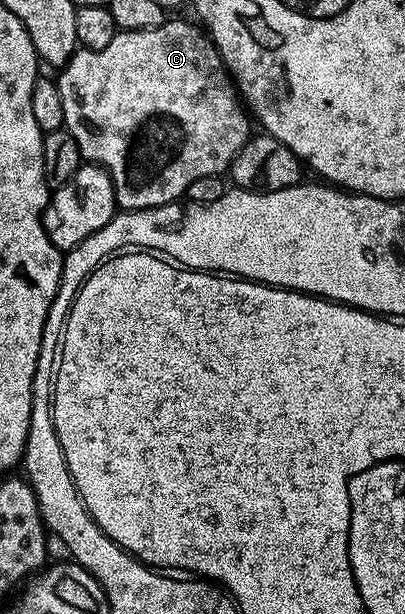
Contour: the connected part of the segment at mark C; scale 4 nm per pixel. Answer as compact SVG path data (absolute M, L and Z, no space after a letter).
M167 18L164 19L161 26L153 30L116 31L113 42L109 42L105 50L89 50L80 47L58 73L57 83L61 94L61 110L65 110L63 123L66 130L69 134L73 134L73 138L77 138L77 146L81 150L84 161L98 164L107 171L113 182L116 205L120 209L136 212L176 203L180 198L185 197L186 188L192 185L197 178L205 178L209 175L222 177L230 169L233 158L241 150L241 146L245 146L245 142L252 135L253 129L247 125L248 113L241 103L241 97L232 81L230 72L223 64L221 54L216 50L215 43L211 41L206 31L198 23L195 24L190 24L187 20Z

